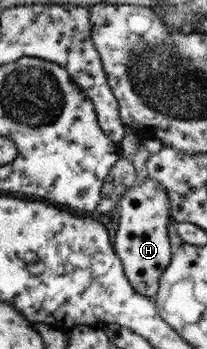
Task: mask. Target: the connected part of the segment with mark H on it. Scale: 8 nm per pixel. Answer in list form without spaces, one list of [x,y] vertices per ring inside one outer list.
[[[147,178],[138,181],[135,186],[129,187],[117,200],[119,208],[119,225],[115,232],[114,250],[122,260],[126,276],[134,288],[143,296],[154,298],[161,286],[162,275],[165,274],[173,258],[173,246],[169,239],[169,222],[171,222],[170,193],[156,180]]]

